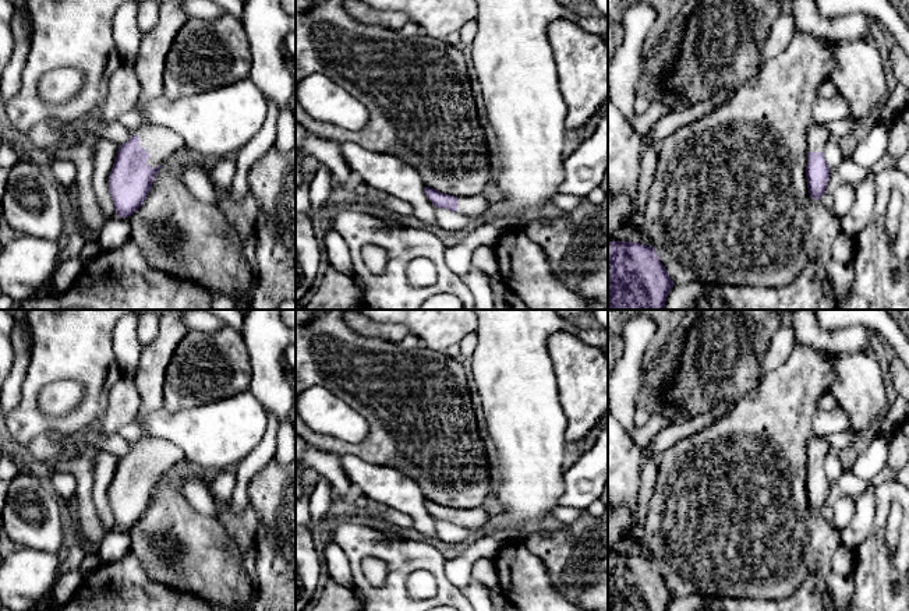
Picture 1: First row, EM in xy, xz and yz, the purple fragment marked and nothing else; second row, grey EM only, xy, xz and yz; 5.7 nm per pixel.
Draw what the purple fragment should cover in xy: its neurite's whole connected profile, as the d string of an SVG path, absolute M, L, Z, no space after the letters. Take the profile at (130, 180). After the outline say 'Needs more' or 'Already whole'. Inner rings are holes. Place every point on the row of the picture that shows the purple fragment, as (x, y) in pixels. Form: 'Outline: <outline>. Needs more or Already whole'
Outline: M142 124L119 146L109 176L109 191L120 218L131 216L142 205L156 173L183 146L185 145L178 134L151 124Z. Needs more

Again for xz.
Outline: M424 187L424 194L436 208L445 208L463 216L473 216L475 220L471 225L471 229L503 216L503 211L489 202L484 194L473 197L453 197L429 187Z. Needs more

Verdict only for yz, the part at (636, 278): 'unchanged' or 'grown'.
unchanged

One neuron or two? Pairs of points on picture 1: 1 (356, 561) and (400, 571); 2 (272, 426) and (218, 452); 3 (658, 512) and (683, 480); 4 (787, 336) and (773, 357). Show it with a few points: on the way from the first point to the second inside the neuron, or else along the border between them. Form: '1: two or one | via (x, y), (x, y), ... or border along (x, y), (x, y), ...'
1: one | via (367, 553), (384, 553), (391, 560)
2: two | border along (268, 416), (262, 440), (247, 455)
3: one | via (667, 504), (682, 488)
4: one | via (782, 342), (778, 352)

